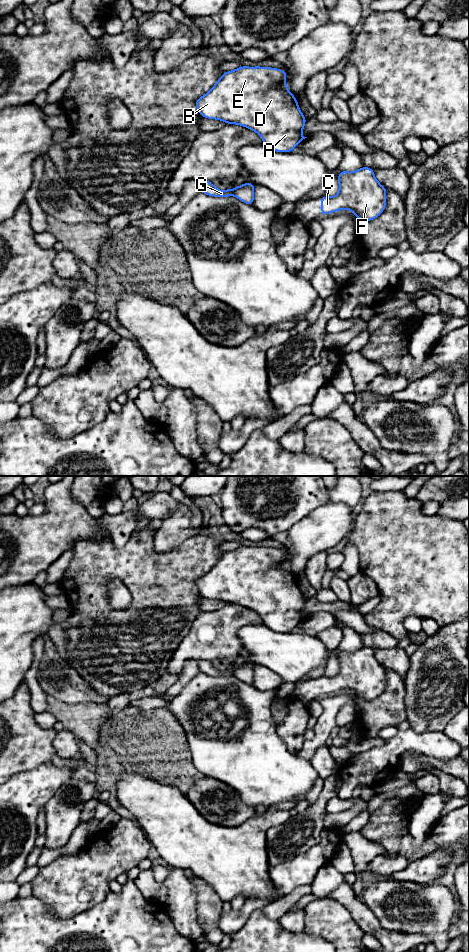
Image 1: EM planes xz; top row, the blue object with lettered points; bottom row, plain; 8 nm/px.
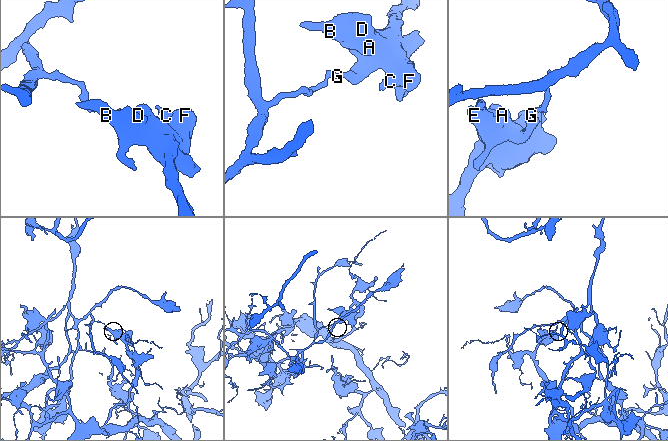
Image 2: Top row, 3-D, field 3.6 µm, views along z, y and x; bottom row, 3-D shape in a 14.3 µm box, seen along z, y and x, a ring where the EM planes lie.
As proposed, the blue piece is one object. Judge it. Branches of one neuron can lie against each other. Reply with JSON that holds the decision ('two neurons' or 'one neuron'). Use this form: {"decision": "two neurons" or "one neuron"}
{"decision": "two neurons"}

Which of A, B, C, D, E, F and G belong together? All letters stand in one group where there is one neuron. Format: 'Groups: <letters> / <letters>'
Groups: A B C D E F / G

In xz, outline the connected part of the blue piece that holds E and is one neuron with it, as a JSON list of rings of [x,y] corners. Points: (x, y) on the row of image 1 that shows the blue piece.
[[[242,66],[222,74],[208,93],[196,100],[198,113],[207,119],[247,127],[262,138],[263,144],[277,152],[292,152],[305,138],[301,132],[306,118],[300,111],[297,99],[284,82],[287,73],[270,67]]]

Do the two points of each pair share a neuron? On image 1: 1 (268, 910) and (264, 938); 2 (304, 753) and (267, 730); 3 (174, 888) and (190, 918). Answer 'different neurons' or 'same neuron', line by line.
1: different neurons
2: different neurons
3: same neuron

